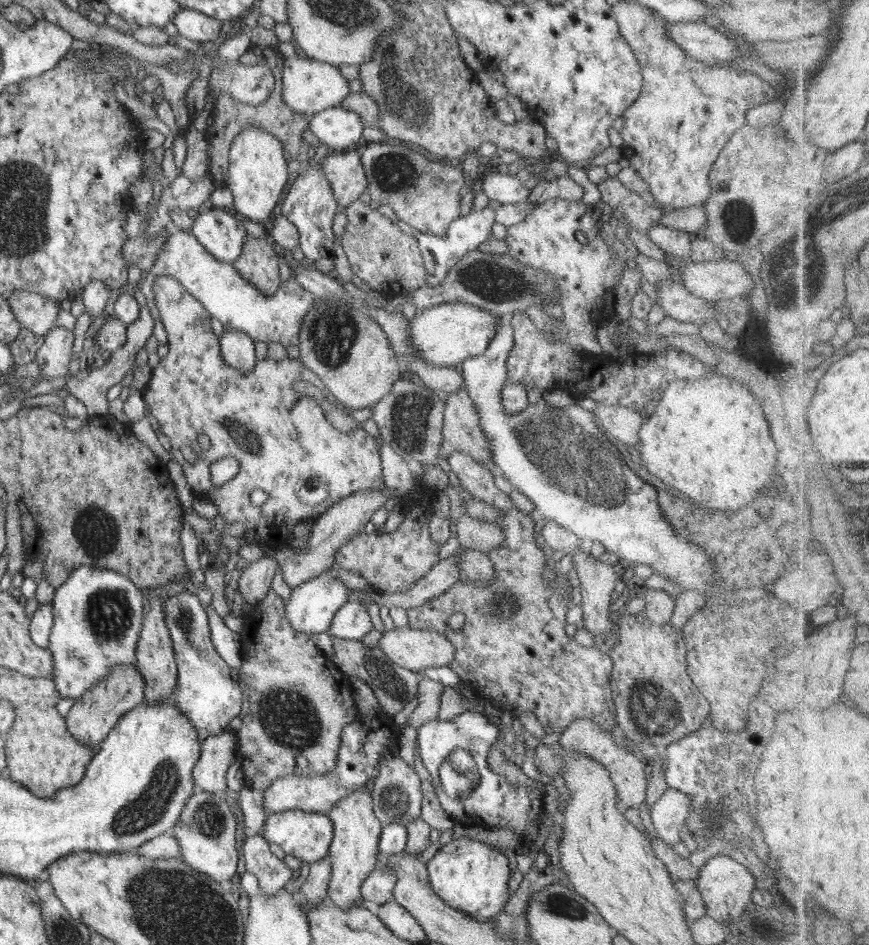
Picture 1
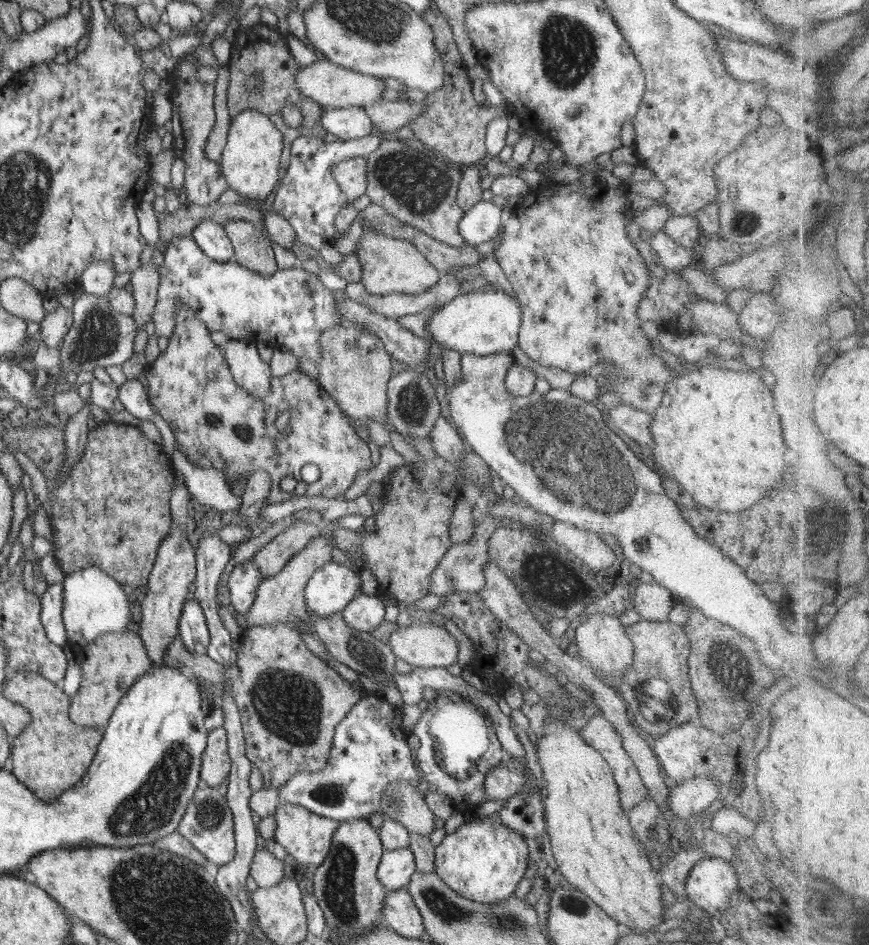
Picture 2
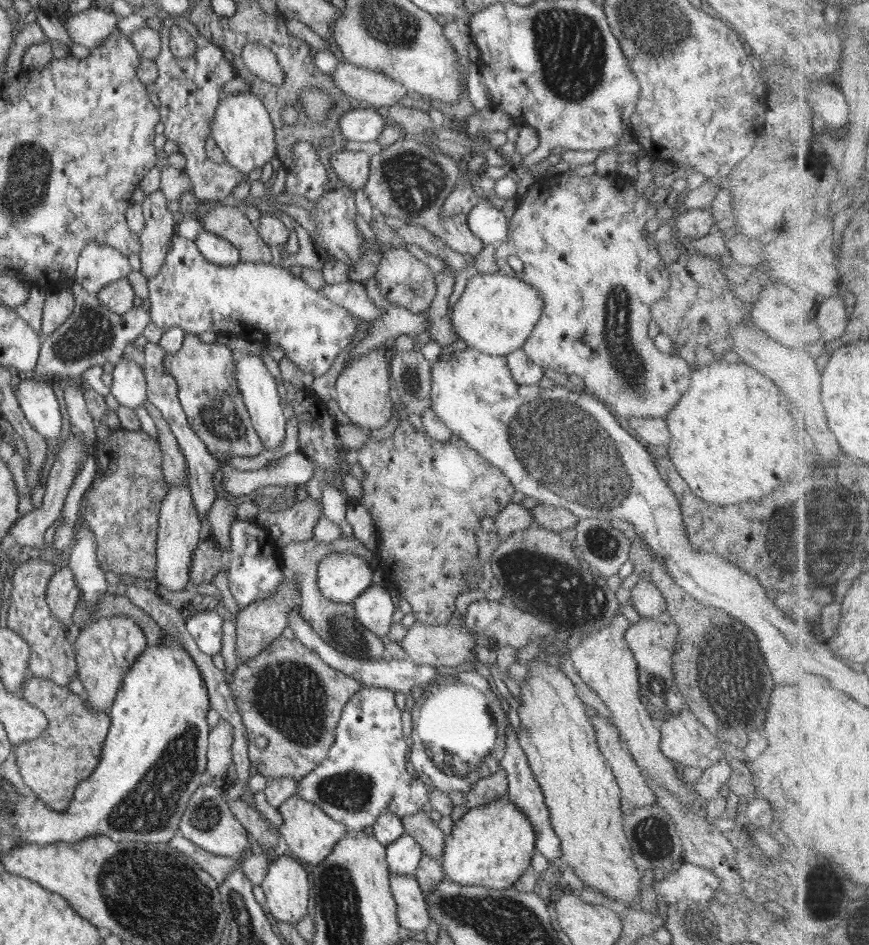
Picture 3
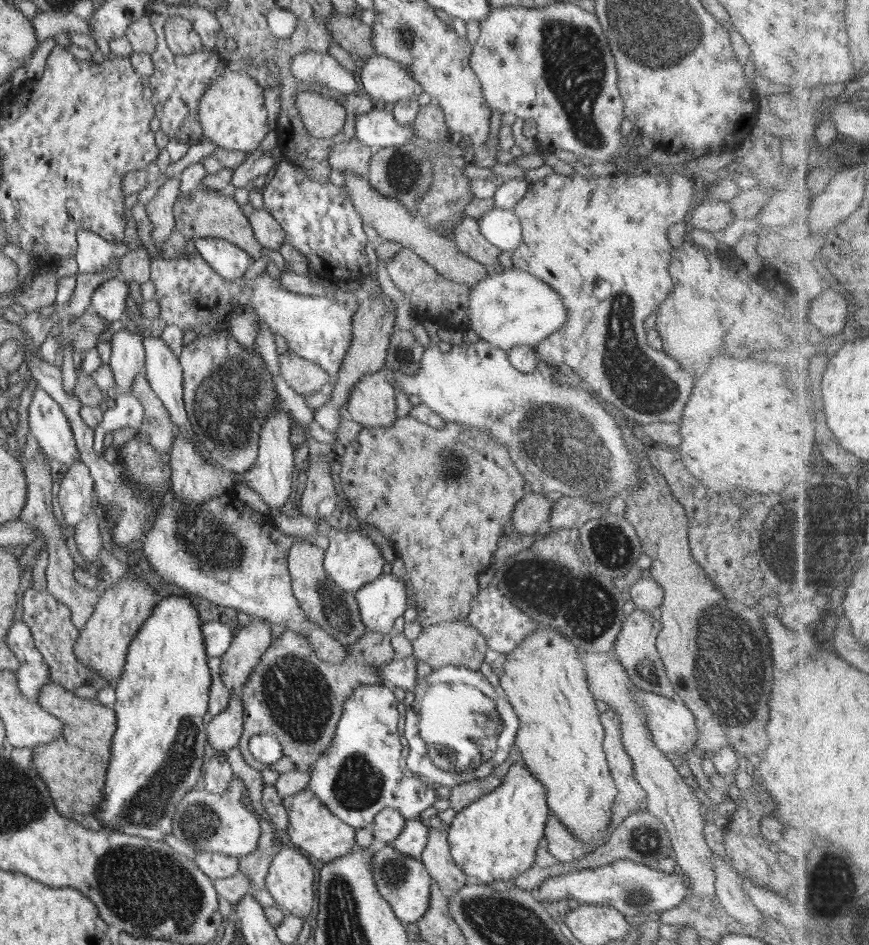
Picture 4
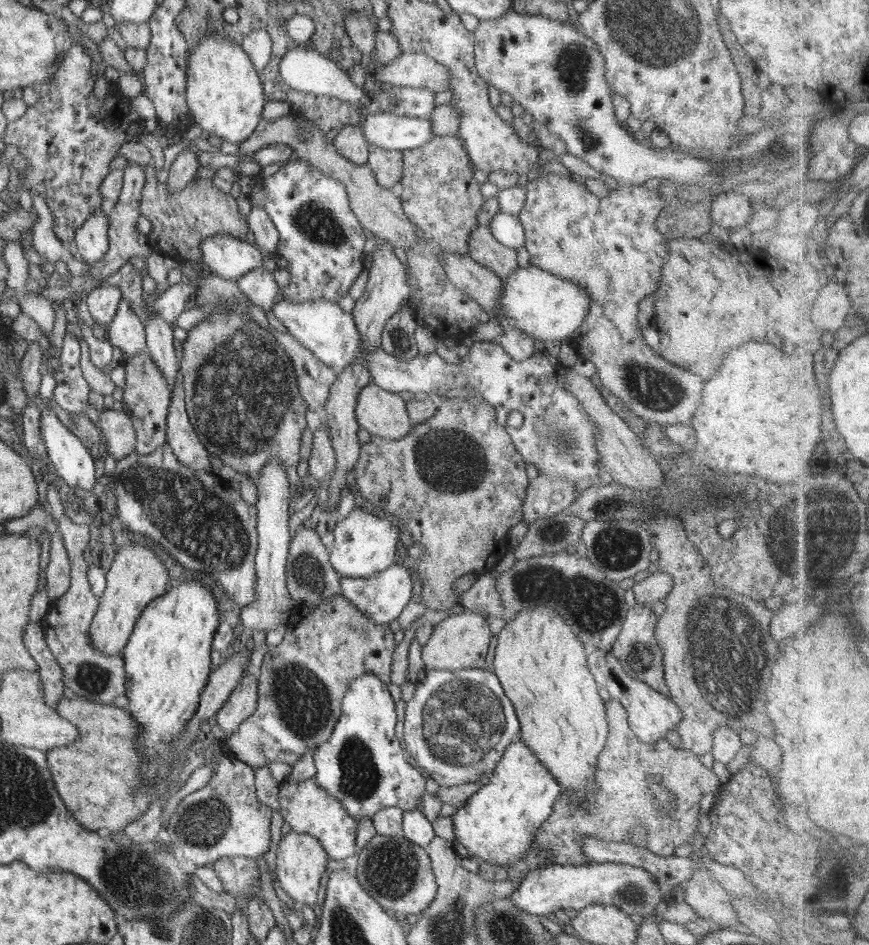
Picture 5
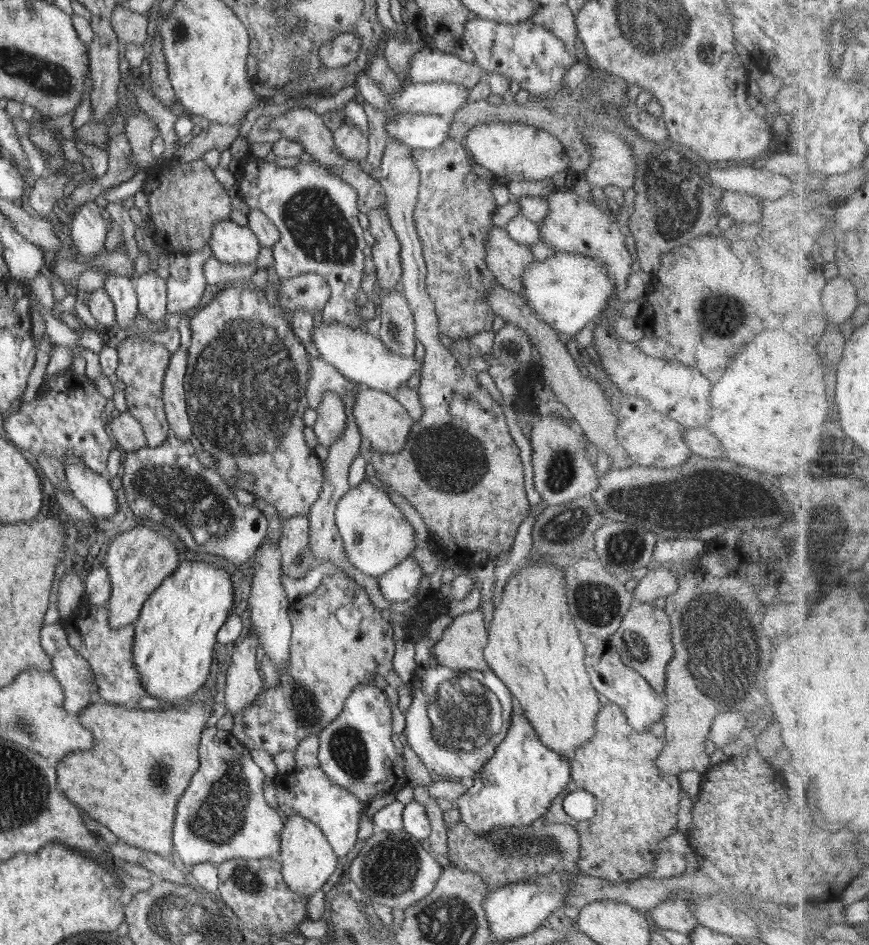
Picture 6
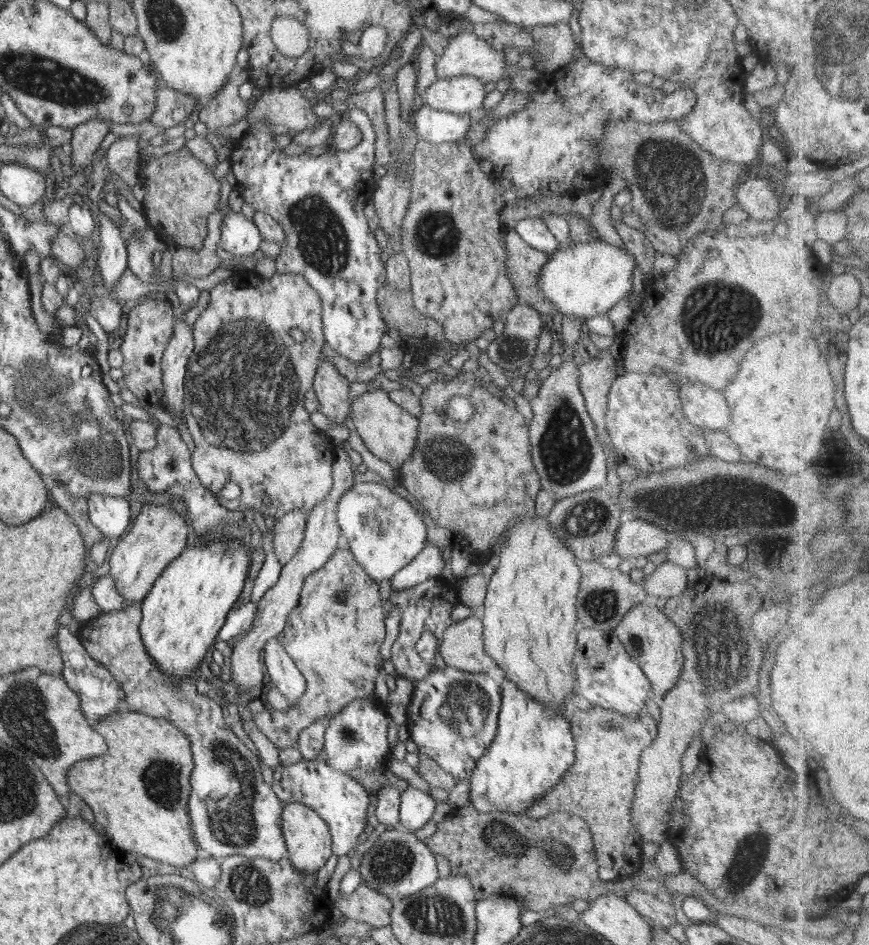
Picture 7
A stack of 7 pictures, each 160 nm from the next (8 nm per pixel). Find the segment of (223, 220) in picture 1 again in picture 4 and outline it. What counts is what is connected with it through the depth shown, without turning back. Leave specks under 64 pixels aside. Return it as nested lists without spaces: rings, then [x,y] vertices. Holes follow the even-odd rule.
[[[196,238],[199,255],[226,280],[240,278],[252,264],[251,256],[223,238]]]

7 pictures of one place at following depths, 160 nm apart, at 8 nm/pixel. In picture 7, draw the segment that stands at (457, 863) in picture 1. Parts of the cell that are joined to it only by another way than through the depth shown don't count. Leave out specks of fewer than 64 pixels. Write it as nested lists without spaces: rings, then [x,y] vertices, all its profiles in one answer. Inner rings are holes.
[[[508,677],[502,678],[499,689],[501,705],[497,716],[497,731],[492,744],[480,757],[472,772],[469,780],[471,785],[469,802],[480,813],[504,811],[524,815],[529,806],[534,805],[539,798],[550,792],[553,786],[559,784],[566,771],[572,766],[576,758],[575,740],[569,715],[564,716],[562,713],[551,711],[550,707],[545,707],[527,692],[520,690]]]

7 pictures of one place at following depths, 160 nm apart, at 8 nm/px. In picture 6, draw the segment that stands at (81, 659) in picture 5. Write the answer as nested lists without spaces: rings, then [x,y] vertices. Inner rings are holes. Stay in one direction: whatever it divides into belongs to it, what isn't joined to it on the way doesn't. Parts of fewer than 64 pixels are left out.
[[[86,592],[75,614],[60,620],[65,628],[70,648],[78,651],[78,654],[89,662],[91,671],[95,674],[99,700],[132,707],[140,698],[147,695],[141,674],[133,663],[134,624],[121,626],[122,630],[110,630],[107,606],[92,604],[87,600]]]

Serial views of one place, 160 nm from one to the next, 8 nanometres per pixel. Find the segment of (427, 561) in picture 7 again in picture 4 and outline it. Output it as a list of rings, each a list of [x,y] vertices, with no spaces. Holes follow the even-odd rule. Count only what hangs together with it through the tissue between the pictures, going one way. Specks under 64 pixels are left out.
[[[392,573],[381,574],[354,595],[366,630],[392,634],[394,622],[406,610],[405,584]]]

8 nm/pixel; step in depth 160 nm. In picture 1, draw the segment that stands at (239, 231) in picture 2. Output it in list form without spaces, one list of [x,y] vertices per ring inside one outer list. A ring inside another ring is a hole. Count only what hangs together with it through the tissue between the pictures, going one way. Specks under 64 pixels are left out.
[[[246,237],[235,269],[264,294],[271,295],[281,285],[279,257],[270,238]]]

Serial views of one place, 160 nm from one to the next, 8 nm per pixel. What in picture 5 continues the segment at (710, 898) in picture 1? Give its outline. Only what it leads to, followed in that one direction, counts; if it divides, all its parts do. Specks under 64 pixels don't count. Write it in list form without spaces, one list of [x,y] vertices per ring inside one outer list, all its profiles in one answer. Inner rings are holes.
[[[554,862],[527,873],[518,888],[508,897],[520,910],[538,916],[550,914],[552,909],[556,912],[570,906],[574,910],[580,910],[600,903],[616,905],[635,918],[646,919],[654,914],[656,906],[660,904],[661,893],[665,893],[662,884],[650,873],[650,869],[618,863],[561,865]]]

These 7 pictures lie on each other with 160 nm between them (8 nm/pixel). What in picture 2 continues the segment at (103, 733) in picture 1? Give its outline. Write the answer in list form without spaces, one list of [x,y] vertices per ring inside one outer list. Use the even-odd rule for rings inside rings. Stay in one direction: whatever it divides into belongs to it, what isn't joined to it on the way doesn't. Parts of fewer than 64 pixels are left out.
[[[136,630],[98,636],[81,655],[82,680],[71,698],[69,717],[83,727],[104,729],[122,696],[151,667],[151,660]]]

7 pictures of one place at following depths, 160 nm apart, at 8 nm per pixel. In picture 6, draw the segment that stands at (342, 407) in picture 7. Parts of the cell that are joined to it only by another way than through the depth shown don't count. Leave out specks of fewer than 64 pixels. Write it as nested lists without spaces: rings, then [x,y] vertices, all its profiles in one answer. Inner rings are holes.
[[[324,391],[316,408],[317,419],[313,425],[320,446],[330,446],[336,442],[347,427],[347,412],[341,395]]]

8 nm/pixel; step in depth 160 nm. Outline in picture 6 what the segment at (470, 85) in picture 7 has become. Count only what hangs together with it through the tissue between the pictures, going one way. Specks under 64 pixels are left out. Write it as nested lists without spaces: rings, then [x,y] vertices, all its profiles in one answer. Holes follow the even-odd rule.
[[[404,81],[404,86],[394,93],[394,95],[388,95],[390,102],[388,106],[390,108],[397,108],[399,112],[413,112],[420,113],[422,115],[454,115],[455,112],[468,104],[469,90],[458,86],[458,84],[450,84],[450,82],[432,82],[432,83],[407,83]]]

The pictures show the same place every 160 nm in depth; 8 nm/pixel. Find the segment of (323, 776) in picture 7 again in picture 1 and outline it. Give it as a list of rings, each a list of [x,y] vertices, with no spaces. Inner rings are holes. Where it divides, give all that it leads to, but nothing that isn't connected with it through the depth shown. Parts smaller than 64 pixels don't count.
[[[287,810],[267,815],[261,835],[269,842],[280,846],[286,854],[301,861],[312,863],[327,856],[333,839],[333,822],[328,814],[310,813],[303,810]]]

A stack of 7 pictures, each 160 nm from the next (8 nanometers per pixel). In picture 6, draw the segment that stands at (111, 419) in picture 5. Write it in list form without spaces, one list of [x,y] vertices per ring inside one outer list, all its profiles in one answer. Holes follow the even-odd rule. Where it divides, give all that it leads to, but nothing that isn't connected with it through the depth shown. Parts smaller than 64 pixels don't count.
[[[116,413],[109,425],[120,450],[128,453],[147,446],[142,425],[128,413]]]

